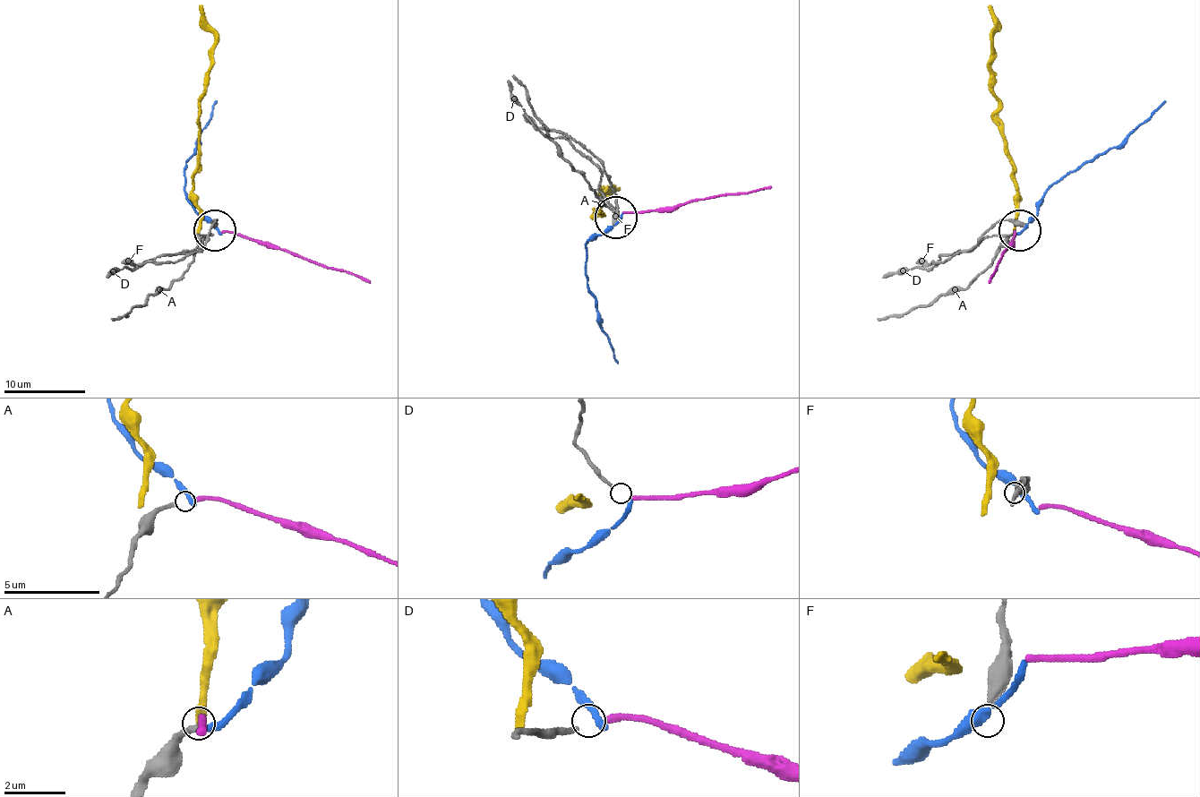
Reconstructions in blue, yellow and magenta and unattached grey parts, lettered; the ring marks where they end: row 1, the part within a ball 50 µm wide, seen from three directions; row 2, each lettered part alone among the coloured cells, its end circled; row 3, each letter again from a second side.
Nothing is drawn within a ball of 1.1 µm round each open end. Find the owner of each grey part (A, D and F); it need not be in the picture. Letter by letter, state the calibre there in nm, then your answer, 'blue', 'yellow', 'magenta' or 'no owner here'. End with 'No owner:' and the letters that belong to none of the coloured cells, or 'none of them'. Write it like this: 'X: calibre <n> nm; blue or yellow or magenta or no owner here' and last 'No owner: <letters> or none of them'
A: calibre 200 nm; magenta
D: calibre 150 nm; blue
F: calibre 400 nm; no owner here
No owner: F

